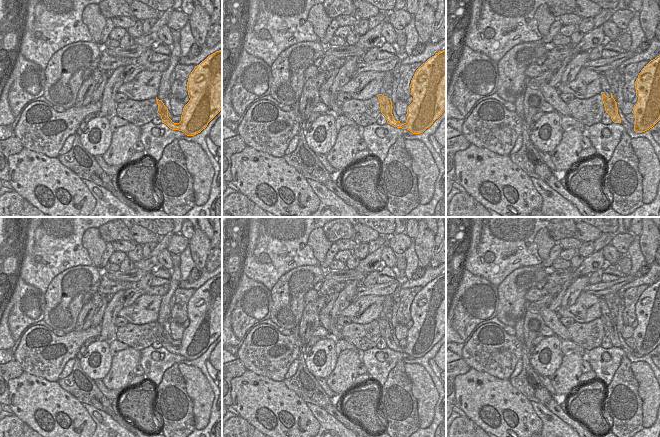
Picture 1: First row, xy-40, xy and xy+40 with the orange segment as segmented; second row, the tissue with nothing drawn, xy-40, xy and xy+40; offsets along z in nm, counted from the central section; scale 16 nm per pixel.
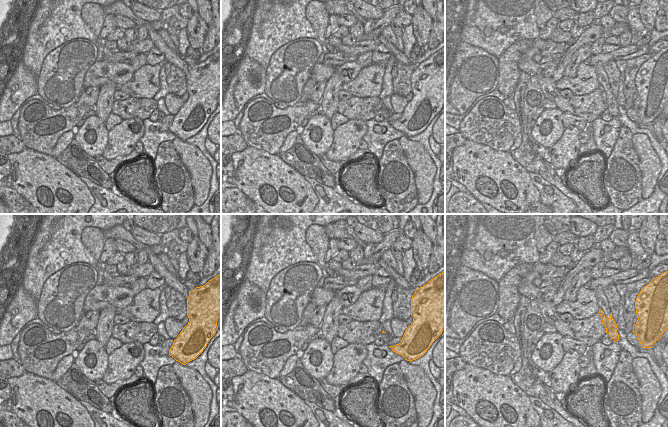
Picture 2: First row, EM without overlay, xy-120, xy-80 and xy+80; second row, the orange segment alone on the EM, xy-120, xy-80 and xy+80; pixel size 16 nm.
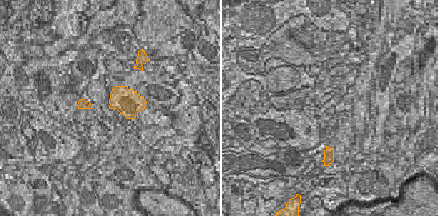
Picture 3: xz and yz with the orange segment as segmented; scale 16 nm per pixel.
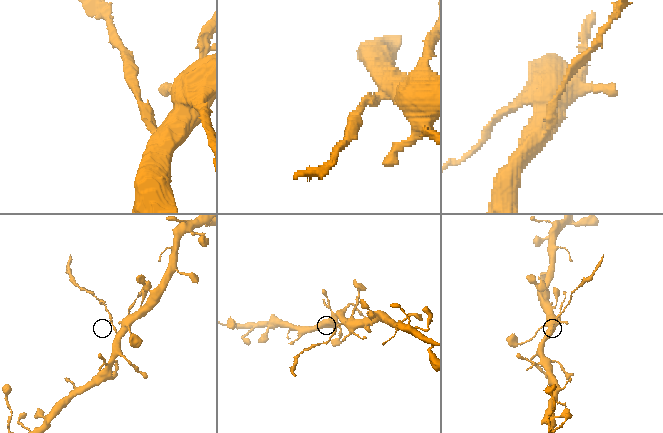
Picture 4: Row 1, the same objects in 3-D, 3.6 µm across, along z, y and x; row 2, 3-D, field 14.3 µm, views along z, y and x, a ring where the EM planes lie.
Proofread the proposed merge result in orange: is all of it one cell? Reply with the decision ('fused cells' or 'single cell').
fused cells

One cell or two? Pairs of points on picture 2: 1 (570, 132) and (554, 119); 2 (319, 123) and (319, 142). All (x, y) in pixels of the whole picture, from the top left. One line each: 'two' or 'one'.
1: two
2: one

